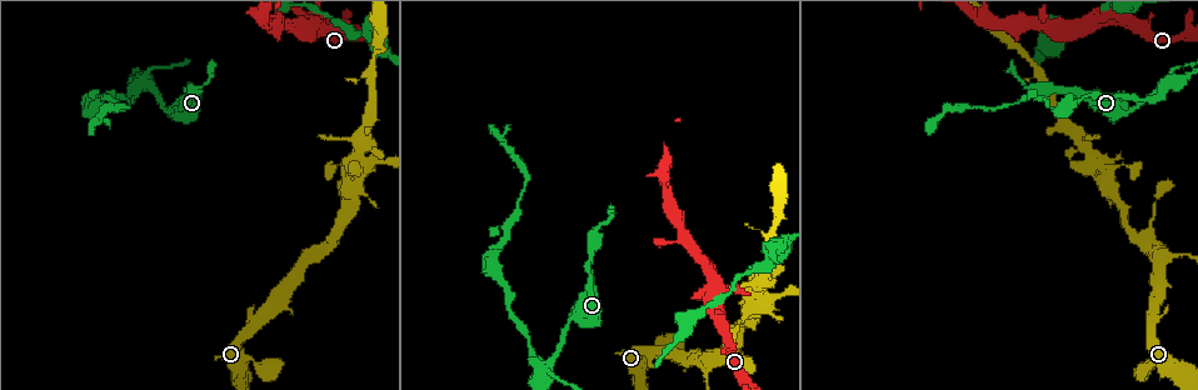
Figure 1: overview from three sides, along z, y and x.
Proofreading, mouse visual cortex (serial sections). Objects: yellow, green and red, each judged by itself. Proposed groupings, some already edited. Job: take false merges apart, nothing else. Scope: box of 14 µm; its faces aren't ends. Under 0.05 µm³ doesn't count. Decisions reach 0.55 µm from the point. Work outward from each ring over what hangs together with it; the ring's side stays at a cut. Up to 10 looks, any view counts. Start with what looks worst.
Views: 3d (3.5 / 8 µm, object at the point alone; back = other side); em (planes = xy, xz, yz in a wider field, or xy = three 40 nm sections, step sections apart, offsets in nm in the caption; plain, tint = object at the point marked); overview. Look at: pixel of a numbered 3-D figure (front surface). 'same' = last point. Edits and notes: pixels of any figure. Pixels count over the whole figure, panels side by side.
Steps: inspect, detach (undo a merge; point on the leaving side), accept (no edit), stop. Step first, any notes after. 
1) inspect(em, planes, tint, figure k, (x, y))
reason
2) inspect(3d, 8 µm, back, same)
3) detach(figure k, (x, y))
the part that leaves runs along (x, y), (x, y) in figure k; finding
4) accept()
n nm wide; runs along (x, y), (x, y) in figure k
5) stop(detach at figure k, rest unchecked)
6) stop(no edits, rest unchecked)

inspect(3d, 3.5 µm, figure 1, (1124, 115))

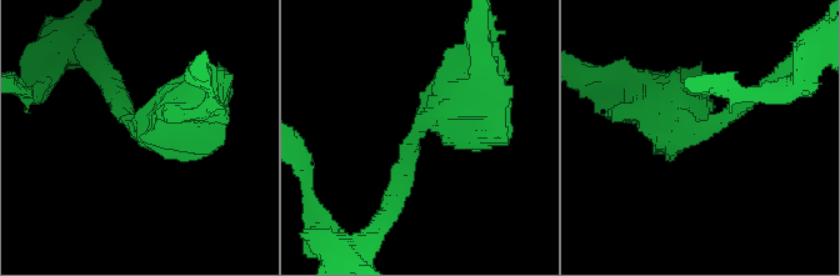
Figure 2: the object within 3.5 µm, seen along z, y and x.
inspect(em, planes, tint, figure 2, (701, 129))
shape alone is not enough

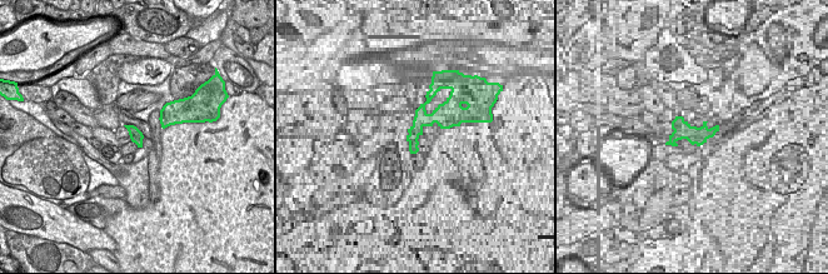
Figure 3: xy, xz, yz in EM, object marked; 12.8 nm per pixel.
accept()
continuous, no second cell

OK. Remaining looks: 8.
inspect(3d, 3.5 µm, back, figure 1, (1167, 86))
looks like a crossing

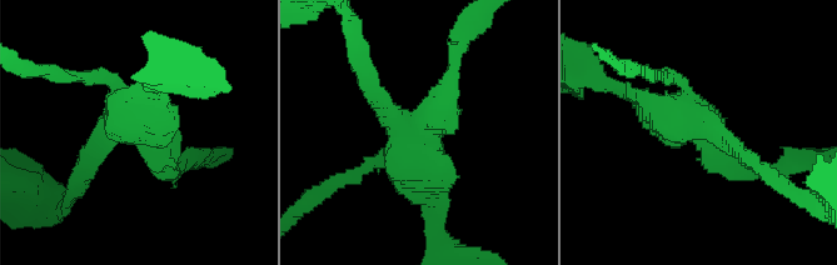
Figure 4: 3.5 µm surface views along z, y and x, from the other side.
inspect(em, xy, step 1, tint, figure 4, (697, 123))

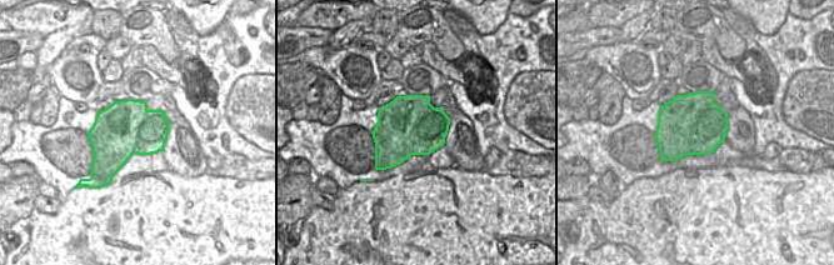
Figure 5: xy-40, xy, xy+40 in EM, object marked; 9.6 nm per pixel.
accept()
runs along (90, 158), (140, 124), (168, 170) in figure 4; continuous, no second cell

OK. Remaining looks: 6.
inspect(3d, 3.5 µm, back, figure 1, (496, 250))
abrupt turn

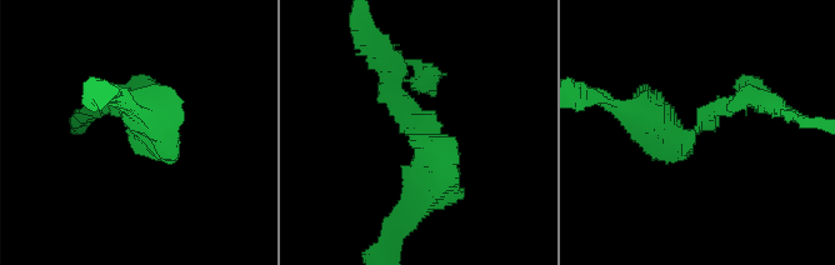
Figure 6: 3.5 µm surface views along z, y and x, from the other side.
inspect(em, xy, step 3, tint, figure 6, (700, 124))
arms of 200, 400 nm; now the EM

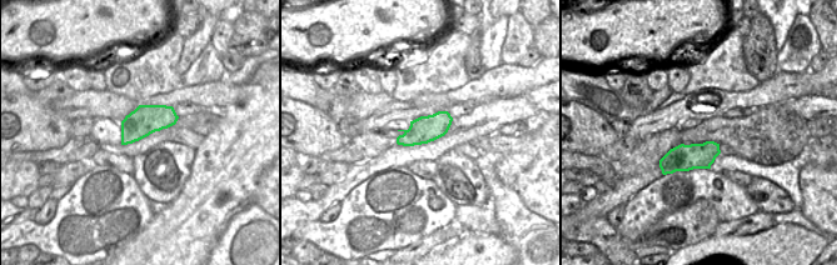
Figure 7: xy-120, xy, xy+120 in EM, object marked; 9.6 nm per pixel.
accept()
260 nm wide; runs along (415, 189), (430, 154), (388, 68) in figure 6; one cell here

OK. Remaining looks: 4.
inspect(3d, 3.5 µm, figure 1, (500, 138))
a narrow waist

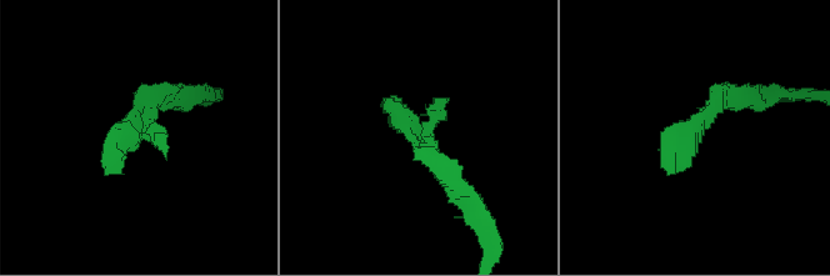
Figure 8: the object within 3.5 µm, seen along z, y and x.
inspect(em, xy, step 5, tint, figure 8, (417, 141))
need the tissue

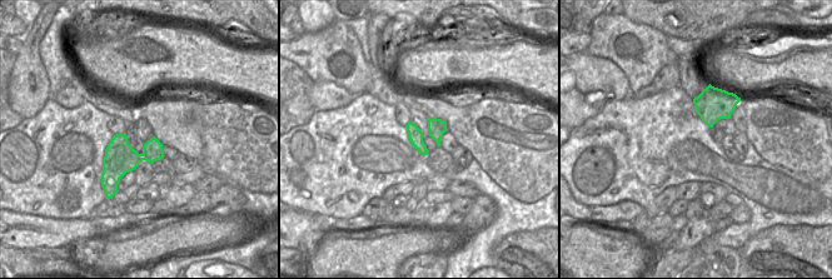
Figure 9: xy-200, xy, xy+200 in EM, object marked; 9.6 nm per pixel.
accept()
runs along (469, 195), (384, 106) in figure 8; one cell here

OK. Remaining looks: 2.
stop(no edits, rest unchecked)

